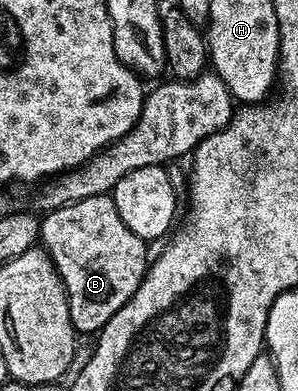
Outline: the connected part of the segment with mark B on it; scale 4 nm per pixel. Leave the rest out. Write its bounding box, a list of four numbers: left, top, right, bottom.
[41,193,149,335]

